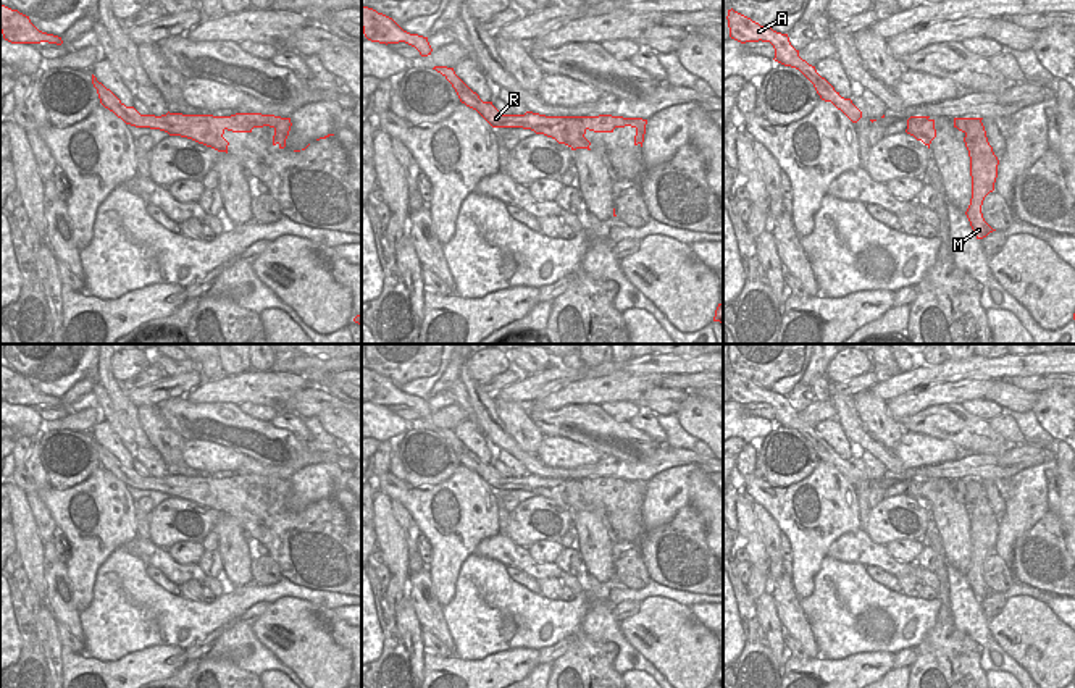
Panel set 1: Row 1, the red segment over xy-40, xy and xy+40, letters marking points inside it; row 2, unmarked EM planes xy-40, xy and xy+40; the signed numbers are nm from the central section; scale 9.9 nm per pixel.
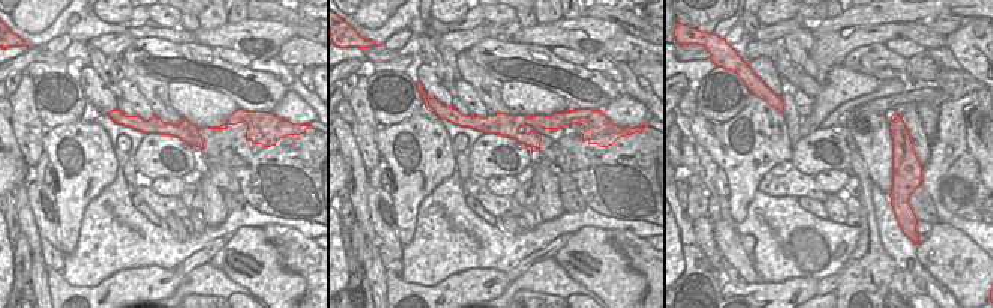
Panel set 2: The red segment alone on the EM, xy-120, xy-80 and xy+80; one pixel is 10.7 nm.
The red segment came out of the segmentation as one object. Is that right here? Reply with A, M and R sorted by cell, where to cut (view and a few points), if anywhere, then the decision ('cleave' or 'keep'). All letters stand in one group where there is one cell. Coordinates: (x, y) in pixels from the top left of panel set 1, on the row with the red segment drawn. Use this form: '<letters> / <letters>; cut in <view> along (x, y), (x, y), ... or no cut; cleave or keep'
A R / M; cut in xy+40 along (980, 120), (972, 120), (966, 133); cleave

